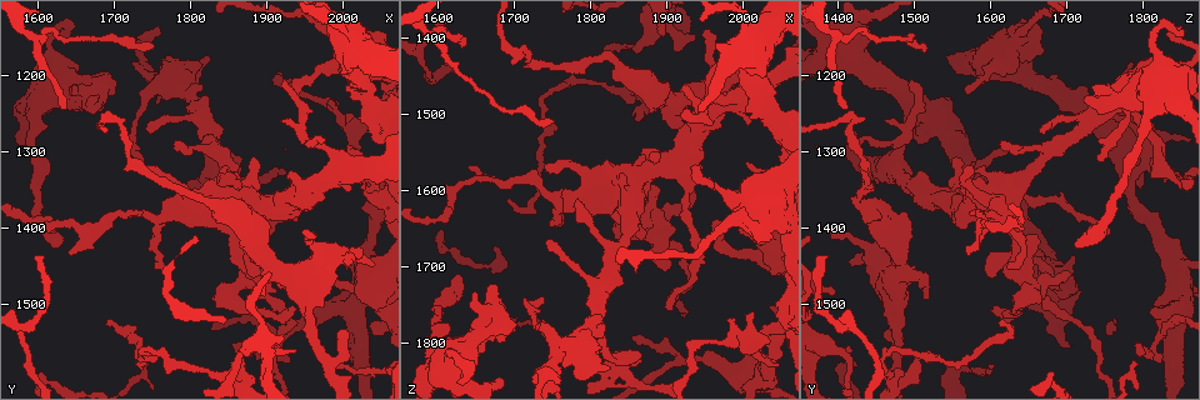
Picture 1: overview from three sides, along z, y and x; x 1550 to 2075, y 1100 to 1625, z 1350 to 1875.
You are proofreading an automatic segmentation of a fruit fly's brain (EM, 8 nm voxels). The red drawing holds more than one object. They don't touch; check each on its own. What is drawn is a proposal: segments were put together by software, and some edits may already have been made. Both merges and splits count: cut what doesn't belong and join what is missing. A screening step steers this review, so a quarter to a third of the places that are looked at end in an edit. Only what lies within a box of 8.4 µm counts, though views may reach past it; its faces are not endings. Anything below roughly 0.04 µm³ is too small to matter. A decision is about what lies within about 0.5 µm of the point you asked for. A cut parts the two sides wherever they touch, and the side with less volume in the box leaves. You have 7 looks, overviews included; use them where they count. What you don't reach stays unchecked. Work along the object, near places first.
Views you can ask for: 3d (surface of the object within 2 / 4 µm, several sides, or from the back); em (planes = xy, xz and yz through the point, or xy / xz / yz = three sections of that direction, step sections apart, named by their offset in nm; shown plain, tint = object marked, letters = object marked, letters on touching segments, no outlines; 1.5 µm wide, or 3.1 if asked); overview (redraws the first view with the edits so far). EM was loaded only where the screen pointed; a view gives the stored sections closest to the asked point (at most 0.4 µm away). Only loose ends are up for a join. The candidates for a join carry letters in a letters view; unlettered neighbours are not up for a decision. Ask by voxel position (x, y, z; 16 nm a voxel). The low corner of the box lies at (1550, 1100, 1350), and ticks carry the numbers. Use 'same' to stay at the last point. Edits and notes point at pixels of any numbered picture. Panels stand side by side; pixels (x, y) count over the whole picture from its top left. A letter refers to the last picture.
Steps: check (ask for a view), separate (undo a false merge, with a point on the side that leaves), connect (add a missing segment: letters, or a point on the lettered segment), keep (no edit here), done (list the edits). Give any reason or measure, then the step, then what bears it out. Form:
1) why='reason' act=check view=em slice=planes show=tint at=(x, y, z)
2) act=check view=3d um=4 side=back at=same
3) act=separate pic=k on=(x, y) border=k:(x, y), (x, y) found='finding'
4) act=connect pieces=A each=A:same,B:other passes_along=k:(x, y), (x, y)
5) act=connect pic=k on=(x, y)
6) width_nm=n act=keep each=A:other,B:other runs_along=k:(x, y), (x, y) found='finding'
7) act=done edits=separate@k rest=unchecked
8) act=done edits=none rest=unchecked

why='sudden change in width' act=check view=3d um=2 at=(1975, 1510, 1835)

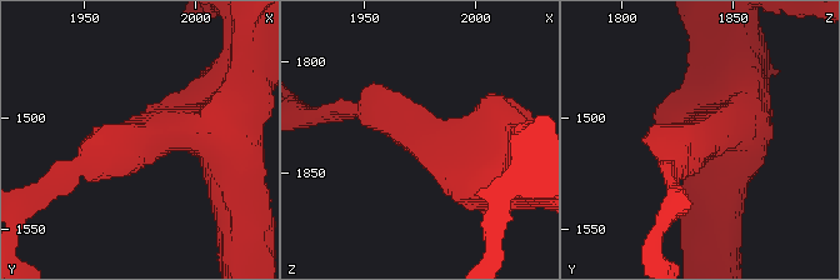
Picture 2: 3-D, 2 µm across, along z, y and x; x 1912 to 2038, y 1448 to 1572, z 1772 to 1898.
act=check view=em slice=planes show=letters at=(1976, 1509, 1834)

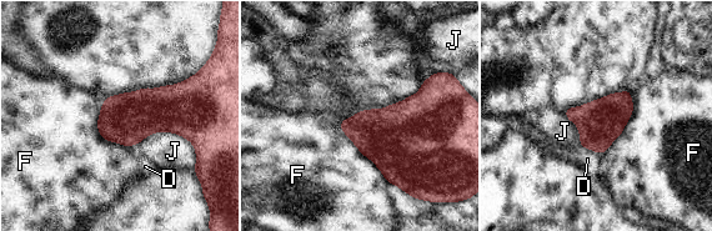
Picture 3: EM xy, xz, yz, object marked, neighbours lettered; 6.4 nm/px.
act=keep each=D:other,F:other,J:other border=3:(138, 144), (175, 132), (196, 160) found='all the same neuron'

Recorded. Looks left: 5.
why='an open end' act=check view=em slice=planes show=plain at=(1870, 1420, 1665)

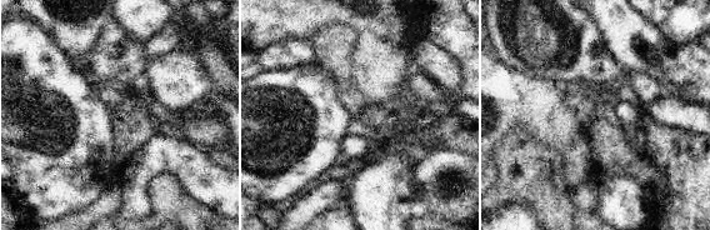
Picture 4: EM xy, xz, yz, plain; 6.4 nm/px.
act=check view=em slice=planes show=letters at=same

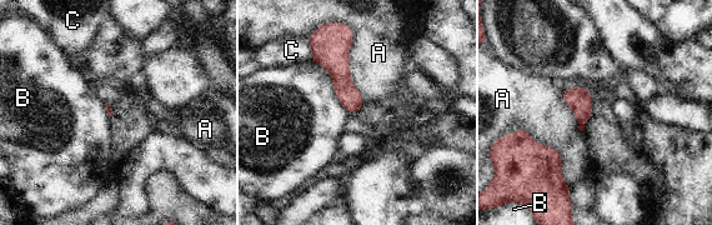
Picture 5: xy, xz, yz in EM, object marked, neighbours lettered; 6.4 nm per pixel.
act=keep each=A:other,B:other,C:other border=5:(311, 60), (329, 73), (349, 114) found='no lettered segment goes on from it'

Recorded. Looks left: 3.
why='long arm stops here' act=check view=3d um=2 at=(1625, 1425, 1715)

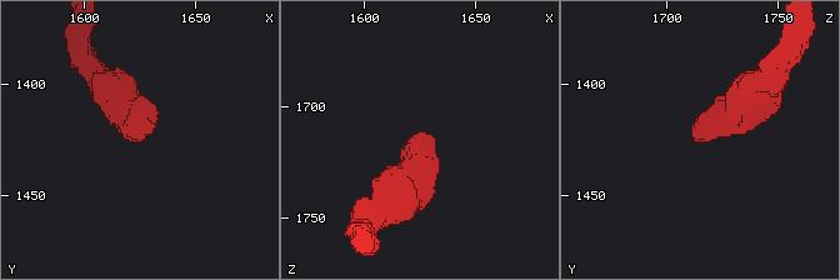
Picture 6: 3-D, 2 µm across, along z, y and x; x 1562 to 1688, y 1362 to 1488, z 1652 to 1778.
why='shape alone is not enough' act=check view=em slice=yz step=8 show=letters at=(1626, 1426, 1715)

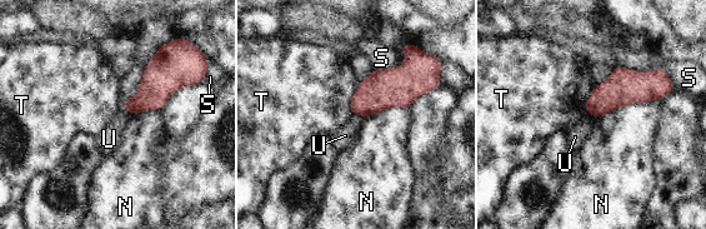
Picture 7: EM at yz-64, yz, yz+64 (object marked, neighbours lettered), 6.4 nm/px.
act=check view=em slice=planes show=letters at=same

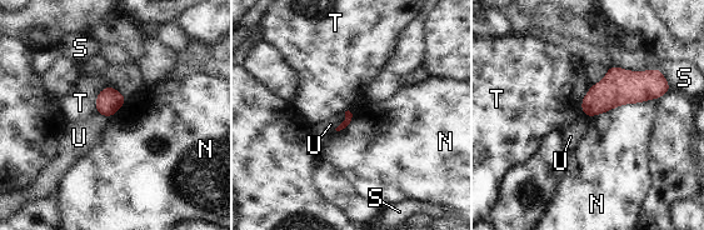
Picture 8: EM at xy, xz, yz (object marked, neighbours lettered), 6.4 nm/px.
act=keep each=N:other,S:other,T:other,U:other found='none of them fits'

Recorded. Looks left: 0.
act=done edits=none rest=unchecked

